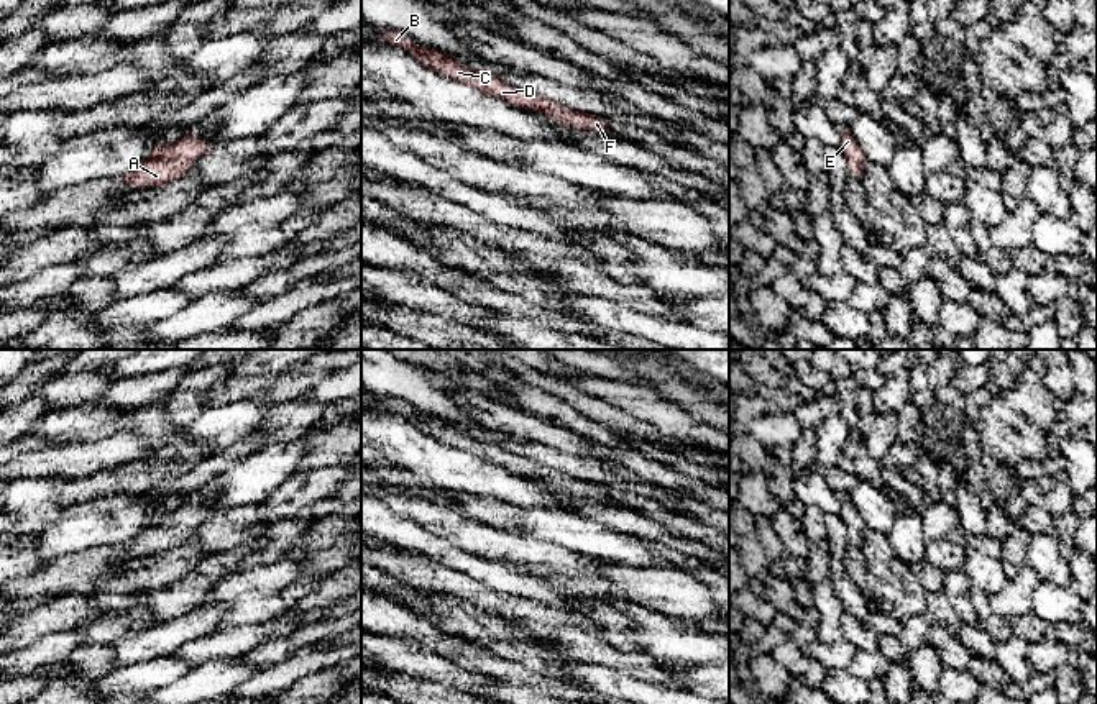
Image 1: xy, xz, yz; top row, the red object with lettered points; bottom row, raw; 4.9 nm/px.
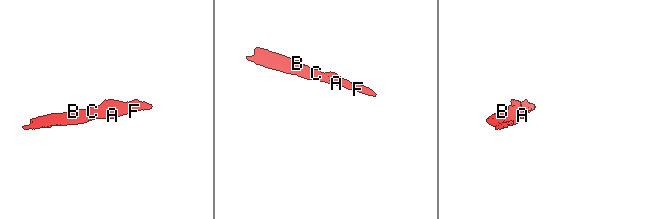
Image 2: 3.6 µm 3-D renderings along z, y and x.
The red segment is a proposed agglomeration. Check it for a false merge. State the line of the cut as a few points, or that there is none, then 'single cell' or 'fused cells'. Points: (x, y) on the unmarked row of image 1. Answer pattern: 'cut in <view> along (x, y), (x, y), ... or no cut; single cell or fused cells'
no cut; single cell

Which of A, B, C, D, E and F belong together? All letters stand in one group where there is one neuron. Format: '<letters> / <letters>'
A B C D E F

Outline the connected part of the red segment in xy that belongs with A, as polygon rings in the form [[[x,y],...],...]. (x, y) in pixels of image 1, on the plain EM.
[[[194,502],[166,512],[154,510],[151,514],[151,527],[143,528],[135,538],[118,545],[131,556],[164,555],[169,550],[187,545],[190,532],[213,517]]]

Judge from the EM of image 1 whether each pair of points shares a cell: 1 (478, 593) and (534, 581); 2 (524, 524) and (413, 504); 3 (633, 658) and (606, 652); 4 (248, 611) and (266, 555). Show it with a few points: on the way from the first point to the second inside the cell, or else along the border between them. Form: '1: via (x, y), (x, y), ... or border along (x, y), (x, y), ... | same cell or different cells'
1: border along (460, 571), (498, 591), (532, 599) | different cells
2: border along (467, 512), (477, 521), (504, 529) | different cells
3: via (626, 658), (613, 658) | same cell
4: border along (284, 557), (235, 571) | different cells

